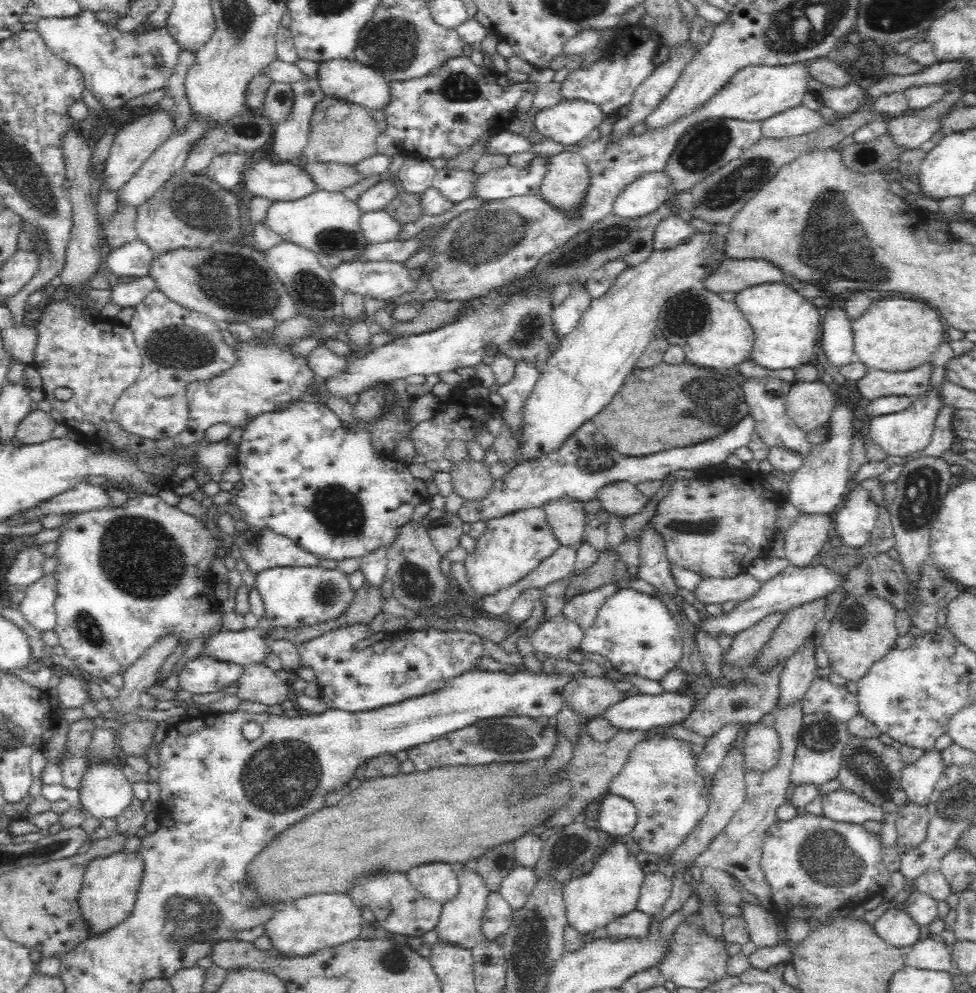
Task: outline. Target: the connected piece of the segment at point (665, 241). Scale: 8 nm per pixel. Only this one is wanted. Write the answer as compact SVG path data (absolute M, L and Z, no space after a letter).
M668 218L656 228L656 234L653 237L653 249L666 252L666 250L684 246L696 234L698 234L698 230L687 221L681 218Z

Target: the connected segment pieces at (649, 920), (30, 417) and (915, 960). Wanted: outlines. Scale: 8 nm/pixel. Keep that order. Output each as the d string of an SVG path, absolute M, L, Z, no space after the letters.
M634 909L632 912L609 922L605 928L608 939L614 942L647 941L654 927L653 916Z
M33 407L20 423L17 438L24 445L48 442L58 425L59 423L50 417L50 413Z
M926 935L911 946L906 965L921 970L934 970L951 974L956 970L949 947L937 937Z

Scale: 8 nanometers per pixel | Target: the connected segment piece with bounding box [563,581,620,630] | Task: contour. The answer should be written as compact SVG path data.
M612 582L604 586L586 592L576 592L566 599L563 613L568 620L577 622L584 630L590 626L594 620L598 608L602 603L615 592L620 590L617 582Z

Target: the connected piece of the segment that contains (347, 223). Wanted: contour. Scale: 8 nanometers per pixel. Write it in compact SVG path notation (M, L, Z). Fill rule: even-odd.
M316 190L297 200L272 201L267 205L262 224L287 244L300 246L318 256L337 256L346 260L367 246L358 227L360 216L355 202L341 193Z

